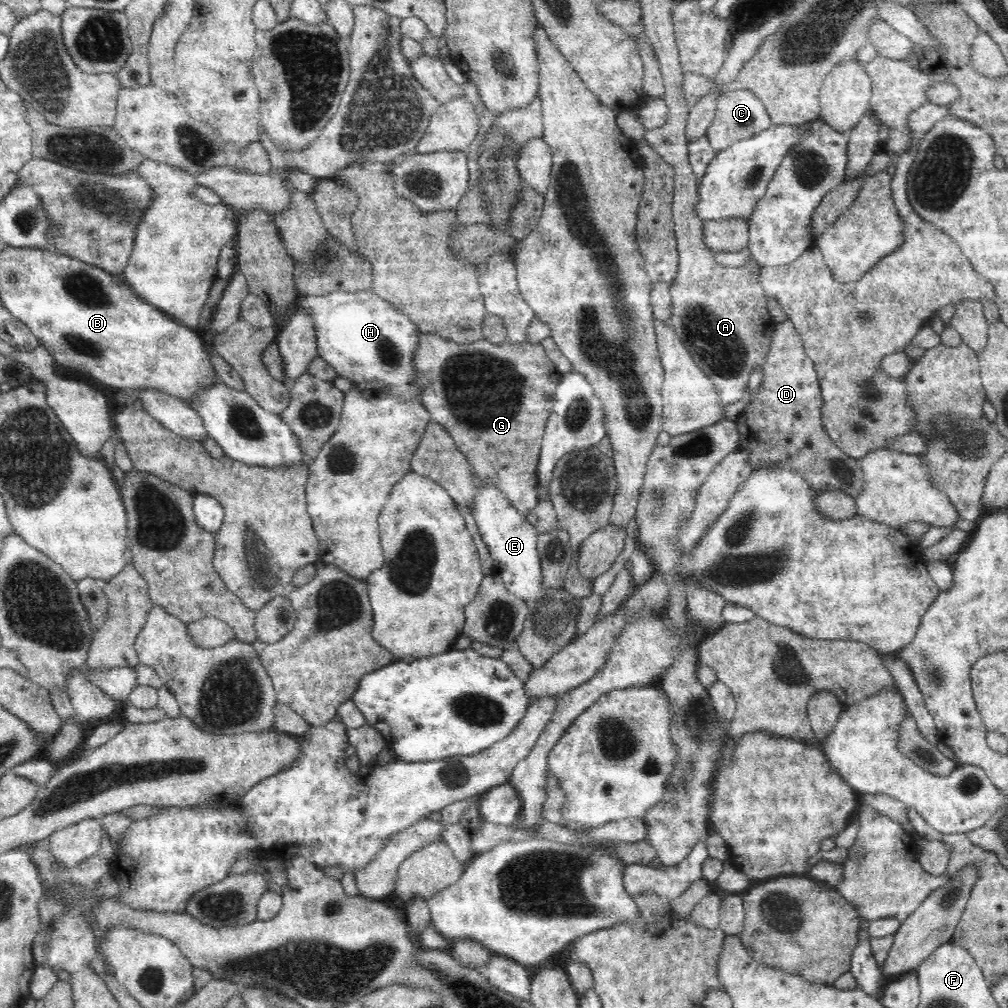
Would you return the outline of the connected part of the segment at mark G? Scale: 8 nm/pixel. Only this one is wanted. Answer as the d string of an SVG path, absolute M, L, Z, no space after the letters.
M420 332L419 341L416 350L413 354L413 365L416 369L416 377L418 377L418 385L421 388L421 400L429 412L432 421L441 424L453 438L458 450L464 454L467 461L471 464L474 476L477 480L485 482L485 484L495 484L498 490L501 490L505 497L509 500L511 505L518 510L518 513L527 517L528 514L534 512L536 505L539 503L538 496L538 473L536 473L536 466L538 466L538 458L540 458L540 448L549 416L553 413L555 392L562 375L556 369L556 365L552 359L546 354L545 348L540 344L532 344L526 340L524 343L513 343L505 340L500 344L494 344L486 339L482 339L471 343L457 343L451 340L443 339L441 336Z

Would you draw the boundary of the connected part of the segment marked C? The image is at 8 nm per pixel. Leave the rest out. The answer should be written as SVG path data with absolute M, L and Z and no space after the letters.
M732 90L720 94L717 98L717 111L711 125L707 128L707 137L716 151L728 148L739 140L746 140L771 127L771 118L763 102L750 90Z

